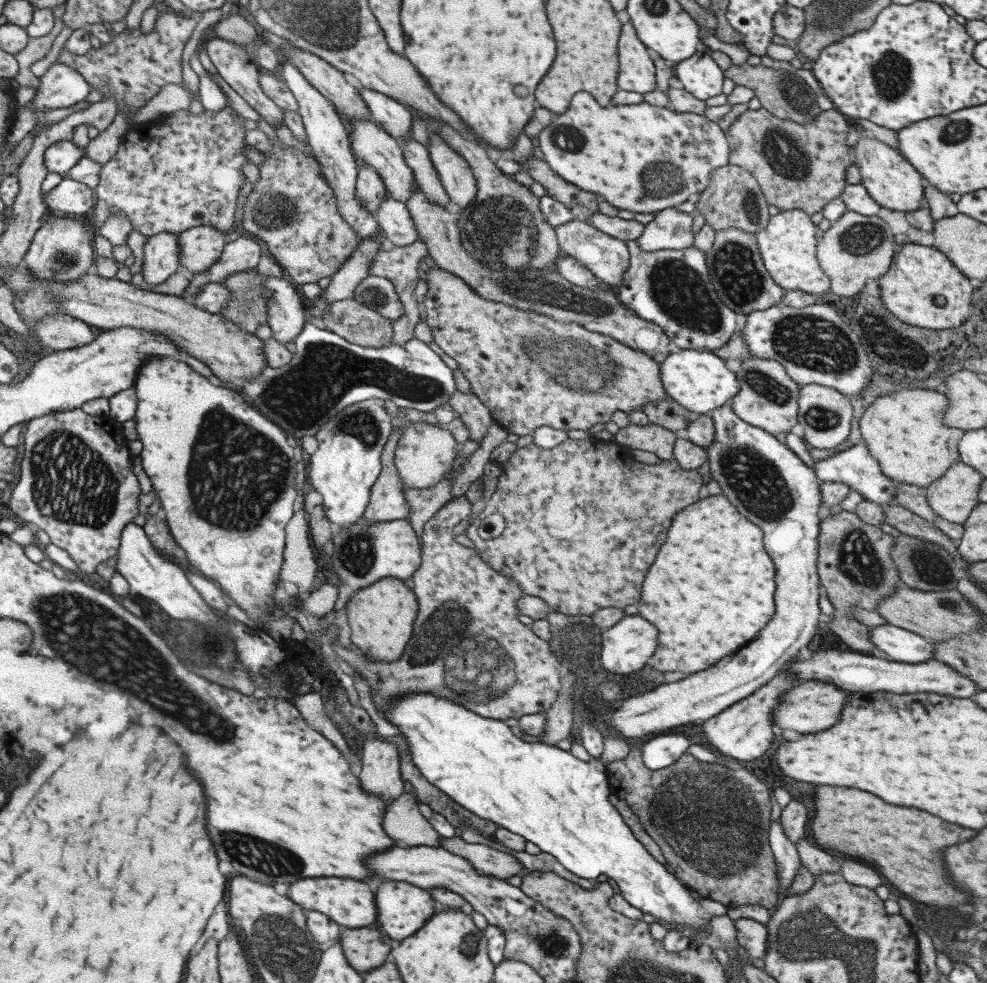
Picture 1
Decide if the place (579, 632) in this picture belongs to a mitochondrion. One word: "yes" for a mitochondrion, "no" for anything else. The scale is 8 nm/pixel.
yes

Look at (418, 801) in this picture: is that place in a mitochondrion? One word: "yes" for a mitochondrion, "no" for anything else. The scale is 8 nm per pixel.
no

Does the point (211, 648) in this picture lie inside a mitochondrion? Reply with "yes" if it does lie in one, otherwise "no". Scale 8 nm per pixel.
yes

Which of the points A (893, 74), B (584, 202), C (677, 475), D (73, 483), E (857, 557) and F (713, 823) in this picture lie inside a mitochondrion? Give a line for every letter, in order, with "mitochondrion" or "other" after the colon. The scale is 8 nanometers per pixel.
A: mitochondrion
B: other
C: other
D: mitochondrion
E: mitochondrion
F: mitochondrion

